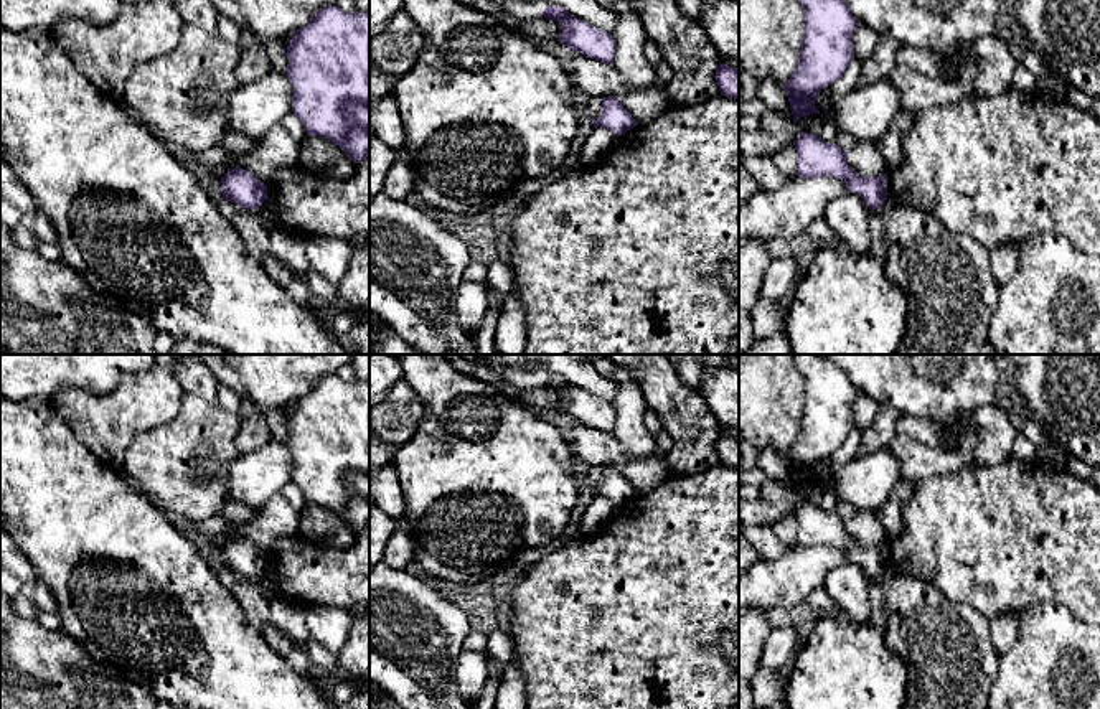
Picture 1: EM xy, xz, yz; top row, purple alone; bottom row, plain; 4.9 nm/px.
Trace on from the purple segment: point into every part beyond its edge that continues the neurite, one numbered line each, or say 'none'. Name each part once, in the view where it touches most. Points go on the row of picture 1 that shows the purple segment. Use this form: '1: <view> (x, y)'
none

